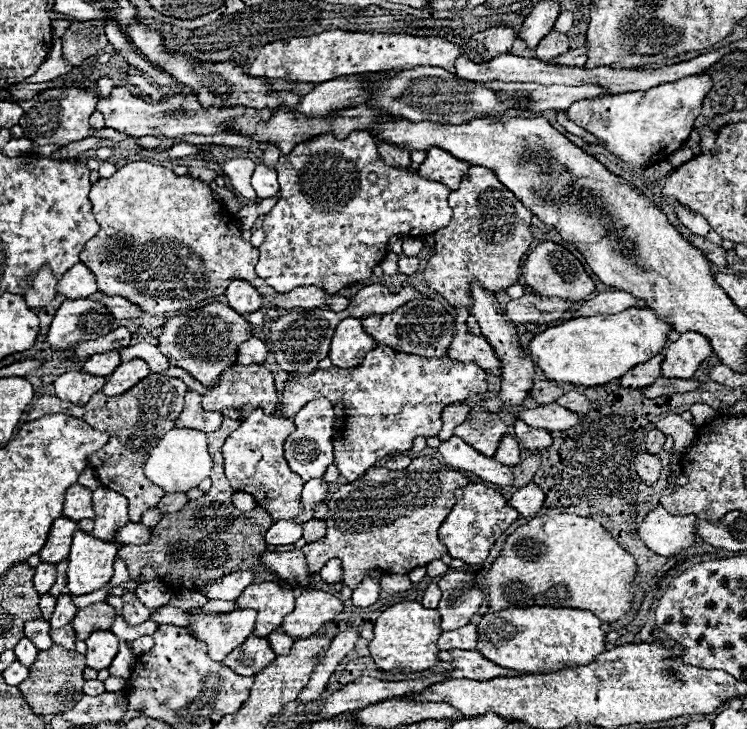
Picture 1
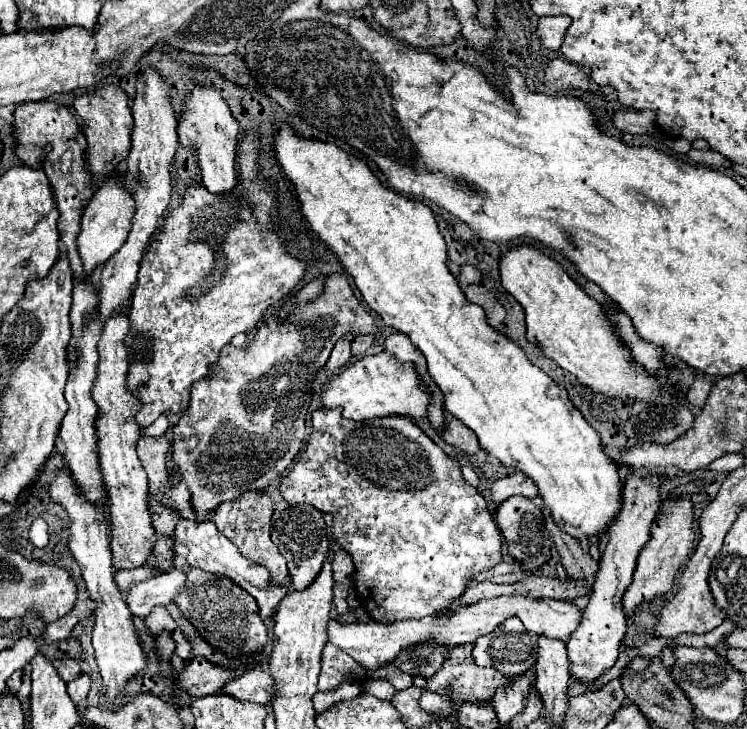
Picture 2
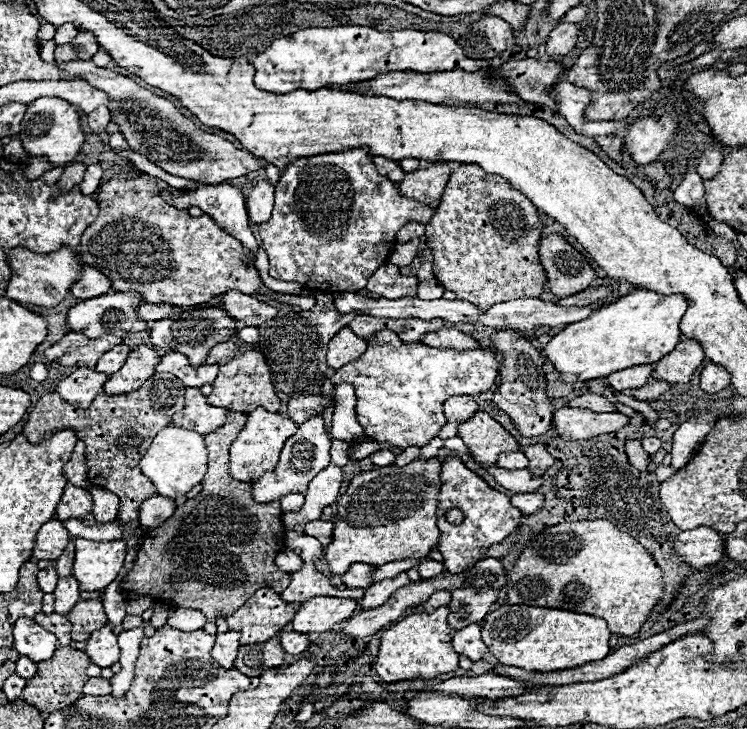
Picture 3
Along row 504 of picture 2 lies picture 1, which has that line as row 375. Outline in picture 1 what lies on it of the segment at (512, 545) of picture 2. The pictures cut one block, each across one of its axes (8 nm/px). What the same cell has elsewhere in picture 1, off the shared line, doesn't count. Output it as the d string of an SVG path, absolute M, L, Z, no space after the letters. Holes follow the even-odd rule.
M474 286L472 288L472 298L474 298L474 304L472 304L472 314L474 318L478 320L480 328L482 328L482 336L486 340L490 340L500 364L502 364L502 376L500 376L500 394L498 394L498 400L508 404L508 406L522 406L524 400L530 396L530 390L534 386L534 380L538 376L538 368L534 368L534 362L530 358L524 358L522 356L522 344L518 340L518 332L516 332L516 326L508 320L504 320L504 312L496 300L494 294L486 292L482 286Z

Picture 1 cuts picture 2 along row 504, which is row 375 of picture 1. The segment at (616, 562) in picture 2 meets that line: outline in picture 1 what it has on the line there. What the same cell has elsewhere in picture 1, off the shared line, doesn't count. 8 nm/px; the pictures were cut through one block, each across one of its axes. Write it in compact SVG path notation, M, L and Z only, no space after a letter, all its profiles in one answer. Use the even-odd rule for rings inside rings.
M660 352L658 356L654 356L652 360L638 364L634 368L630 368L622 378L620 378L620 386L628 388L628 390L638 390L638 388L646 388L646 384L652 384L658 376L660 376L660 364L664 360L664 352Z

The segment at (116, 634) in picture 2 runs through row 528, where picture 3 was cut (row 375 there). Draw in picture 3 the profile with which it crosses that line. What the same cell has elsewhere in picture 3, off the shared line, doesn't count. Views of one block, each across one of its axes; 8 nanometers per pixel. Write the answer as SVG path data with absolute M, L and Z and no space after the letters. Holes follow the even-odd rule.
M82 366L76 372L72 372L68 378L60 380L60 384L56 386L56 392L74 408L88 408L94 402L94 396L100 394L106 380L108 380L108 374Z

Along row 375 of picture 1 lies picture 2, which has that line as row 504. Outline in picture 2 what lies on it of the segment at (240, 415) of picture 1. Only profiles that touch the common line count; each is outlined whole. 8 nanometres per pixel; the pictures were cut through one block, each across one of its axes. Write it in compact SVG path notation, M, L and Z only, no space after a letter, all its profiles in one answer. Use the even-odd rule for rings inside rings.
M246 492L234 502L222 502L212 516L212 522L218 526L220 534L224 534L230 542L238 546L244 558L264 566L270 570L270 582L280 584L288 578L288 566L278 548L270 540L270 518L272 518L272 500L266 492Z

